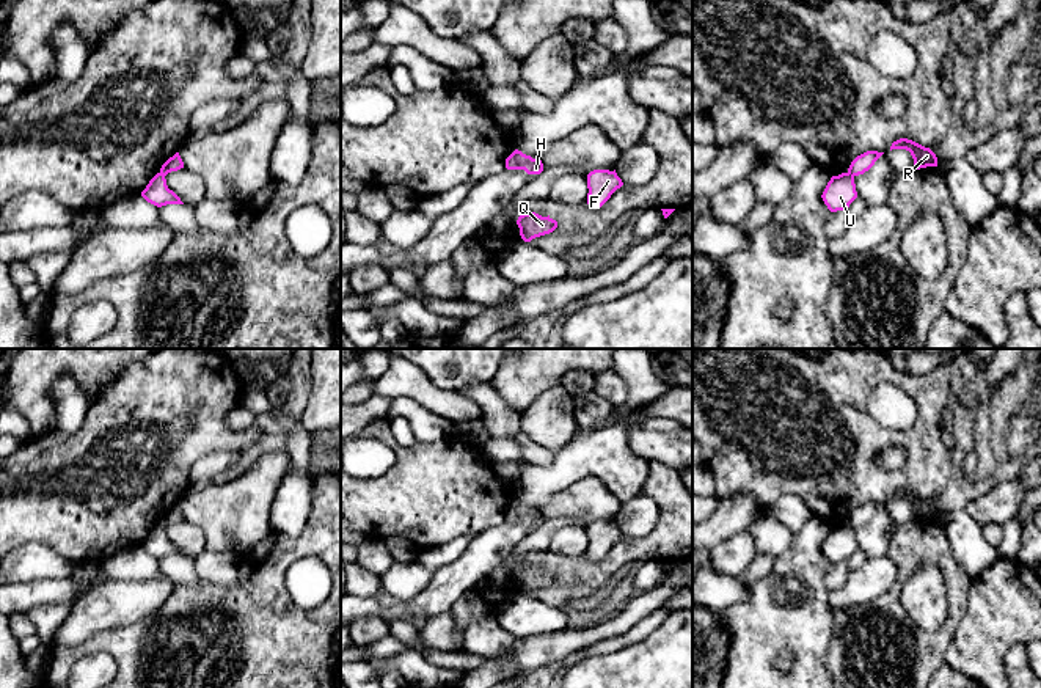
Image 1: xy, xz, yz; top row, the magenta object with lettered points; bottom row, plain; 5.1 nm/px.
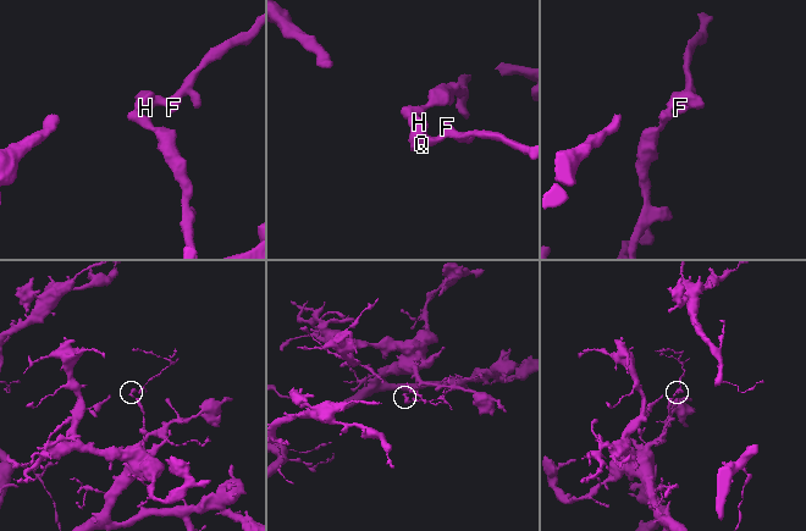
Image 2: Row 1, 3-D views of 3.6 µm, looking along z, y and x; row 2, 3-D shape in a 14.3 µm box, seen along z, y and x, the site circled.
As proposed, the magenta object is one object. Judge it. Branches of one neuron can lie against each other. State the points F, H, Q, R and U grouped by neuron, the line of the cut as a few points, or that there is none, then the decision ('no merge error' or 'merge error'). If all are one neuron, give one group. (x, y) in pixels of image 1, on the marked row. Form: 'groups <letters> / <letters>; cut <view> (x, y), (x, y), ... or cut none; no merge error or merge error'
groups F H Q R / U; cut yz (848, 172), (853, 176); merge error

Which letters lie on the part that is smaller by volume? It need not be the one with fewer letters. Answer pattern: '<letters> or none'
F, H, Q, R

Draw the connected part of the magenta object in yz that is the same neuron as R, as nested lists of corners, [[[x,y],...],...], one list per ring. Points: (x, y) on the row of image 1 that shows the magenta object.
[[[900,138],[892,143],[890,151],[892,149],[909,151],[914,159],[914,170],[920,170],[926,167],[937,167],[936,154],[930,148],[925,148],[912,140]]]

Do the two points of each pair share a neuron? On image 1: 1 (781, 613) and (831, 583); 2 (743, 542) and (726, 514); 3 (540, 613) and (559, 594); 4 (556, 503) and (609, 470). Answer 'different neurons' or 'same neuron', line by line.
1: different neurons
2: different neurons
3: different neurons
4: different neurons

